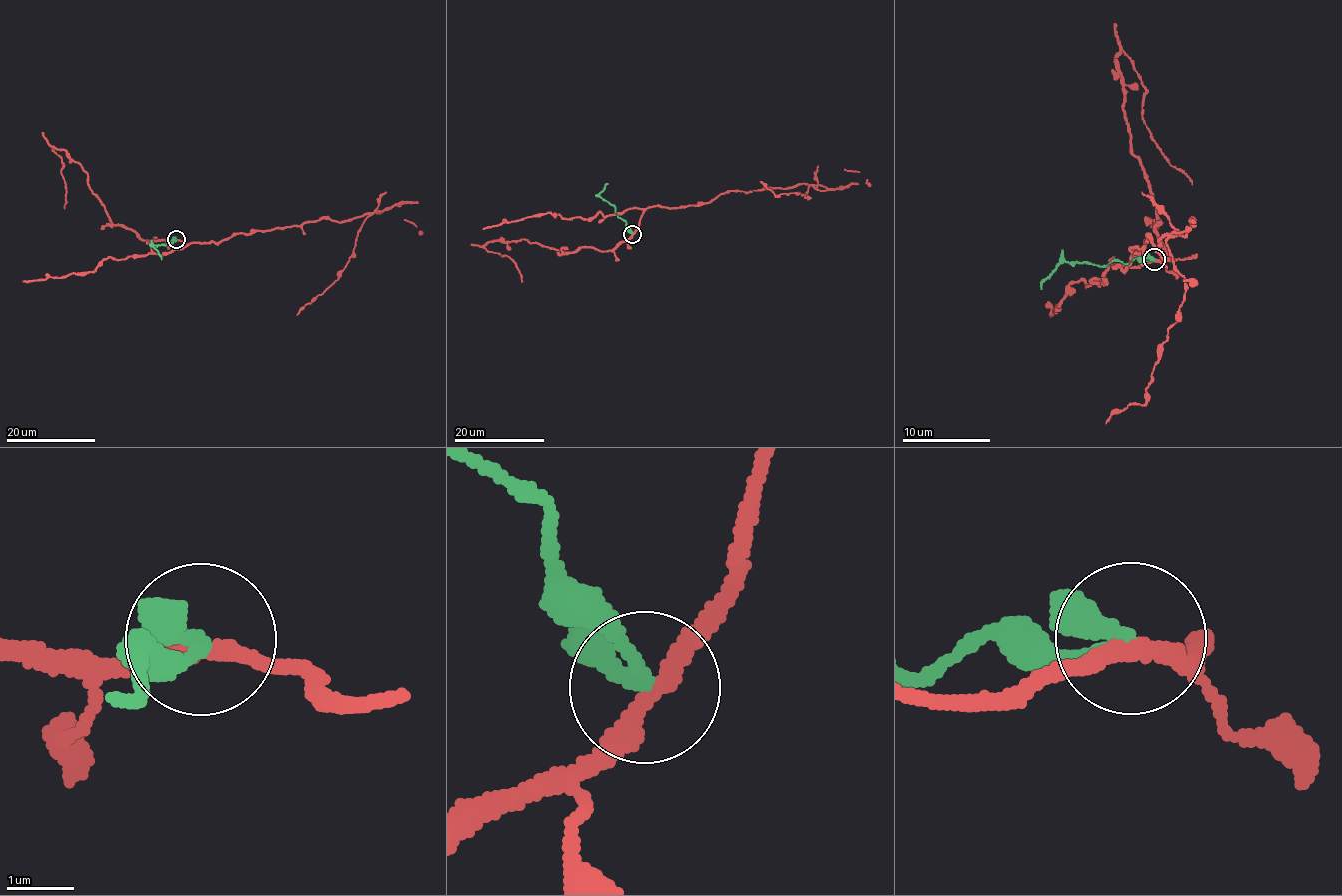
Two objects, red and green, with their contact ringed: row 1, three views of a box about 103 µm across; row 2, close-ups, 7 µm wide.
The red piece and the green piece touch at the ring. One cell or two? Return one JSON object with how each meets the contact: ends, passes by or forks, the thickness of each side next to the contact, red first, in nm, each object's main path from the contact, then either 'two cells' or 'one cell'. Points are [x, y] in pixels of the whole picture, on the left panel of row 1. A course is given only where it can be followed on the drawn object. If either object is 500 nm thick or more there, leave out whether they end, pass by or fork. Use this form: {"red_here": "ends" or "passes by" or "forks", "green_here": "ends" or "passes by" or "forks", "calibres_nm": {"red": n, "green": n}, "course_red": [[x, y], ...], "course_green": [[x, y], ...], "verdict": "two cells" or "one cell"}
{"red_here": "passes by", "green_here": "ends", "calibres_nm": {"red": 280, "green": 340}, "course_red": [[177, 239], [220, 243], [237, 234], [366, 215], [354, 253], [337, 279], [297, 315]], "course_green": [[177, 239], [153, 246], [161, 259]], "verdict": "two cells"}

